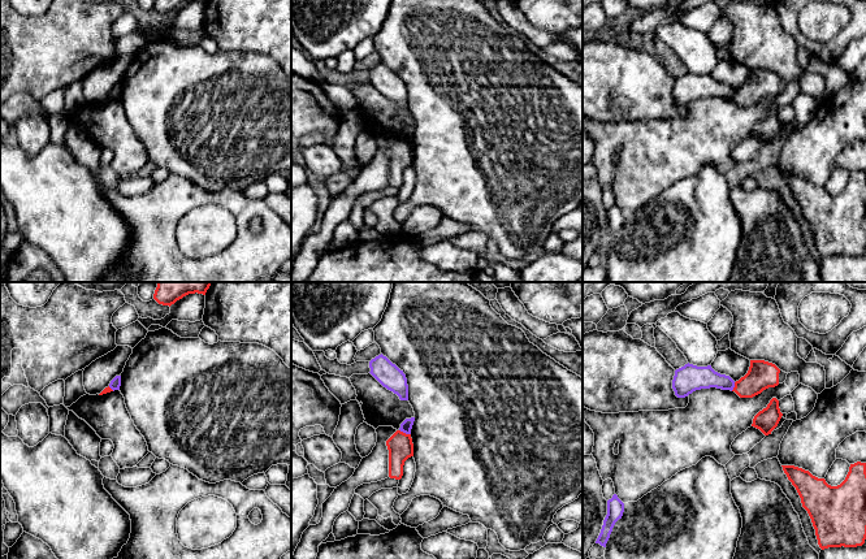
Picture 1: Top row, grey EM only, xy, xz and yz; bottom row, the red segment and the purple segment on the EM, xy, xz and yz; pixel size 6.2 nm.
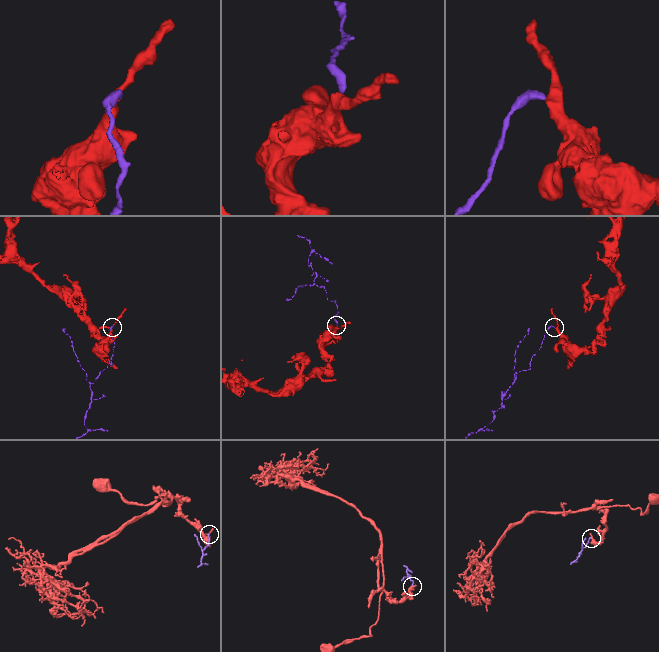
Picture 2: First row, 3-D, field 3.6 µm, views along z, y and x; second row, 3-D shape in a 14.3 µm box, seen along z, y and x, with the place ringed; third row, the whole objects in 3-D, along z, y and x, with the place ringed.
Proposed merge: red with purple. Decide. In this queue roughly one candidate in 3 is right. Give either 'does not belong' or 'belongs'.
does not belong

